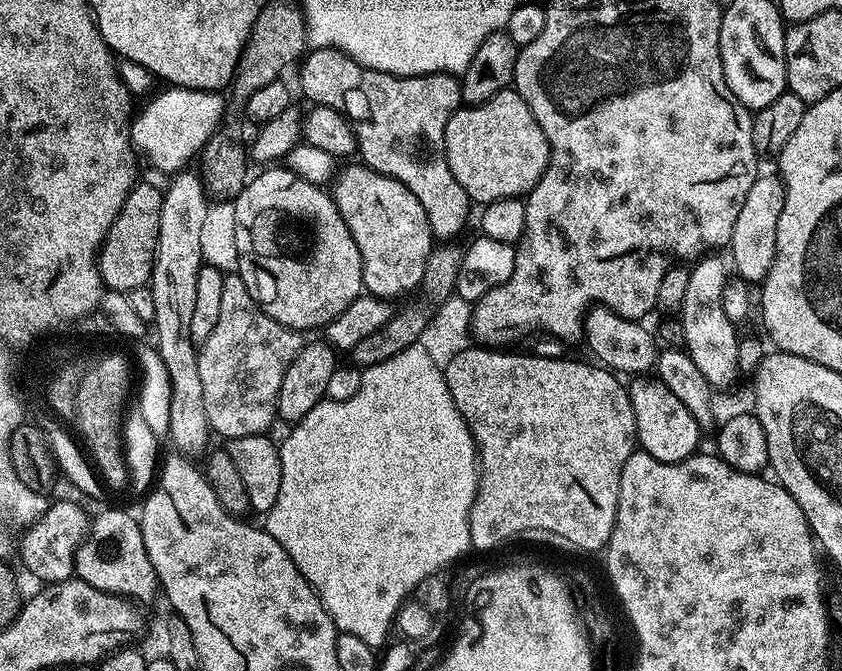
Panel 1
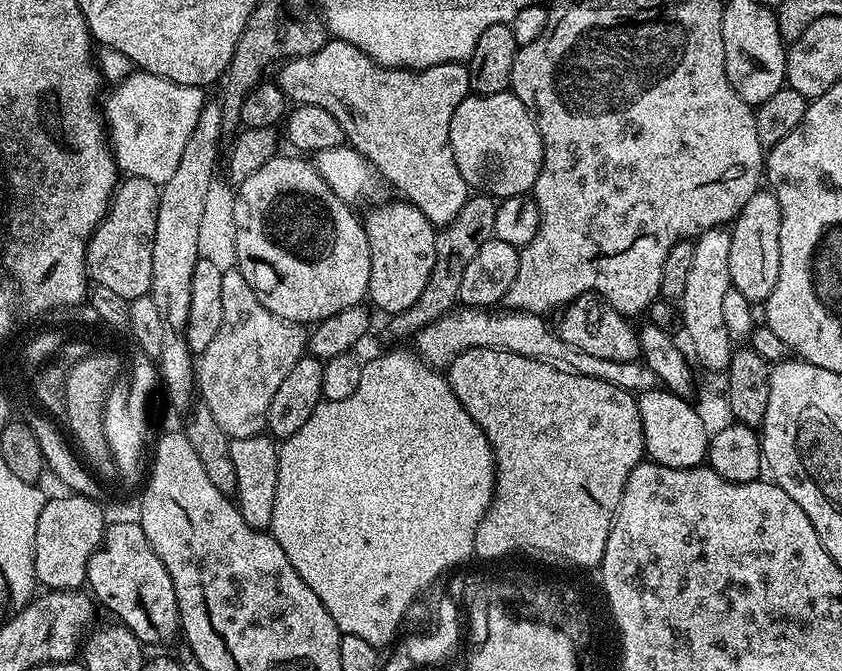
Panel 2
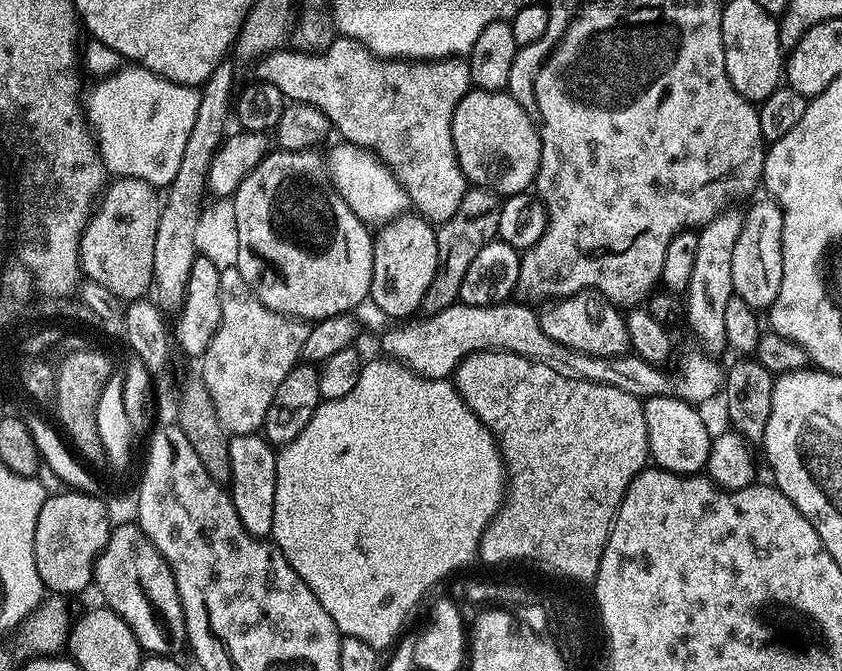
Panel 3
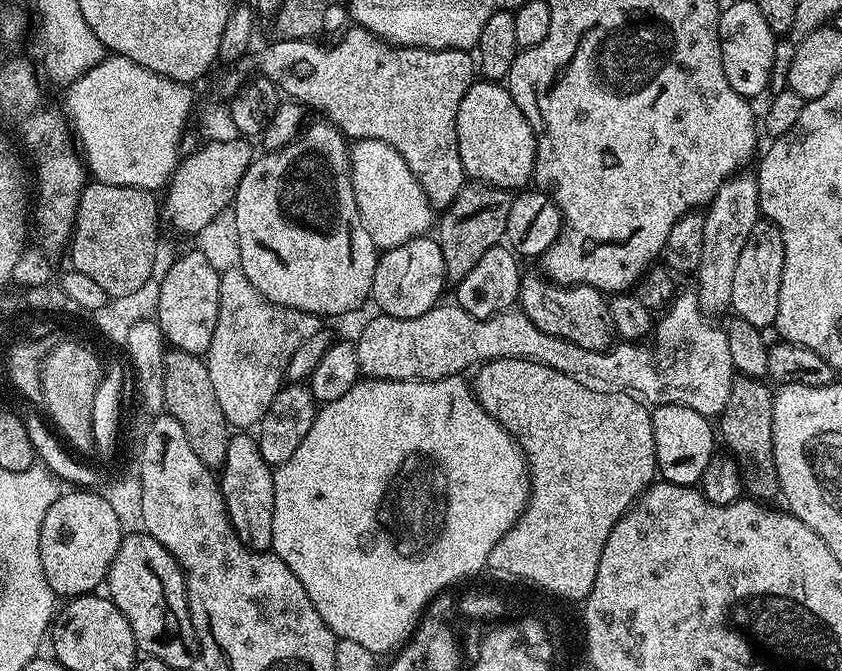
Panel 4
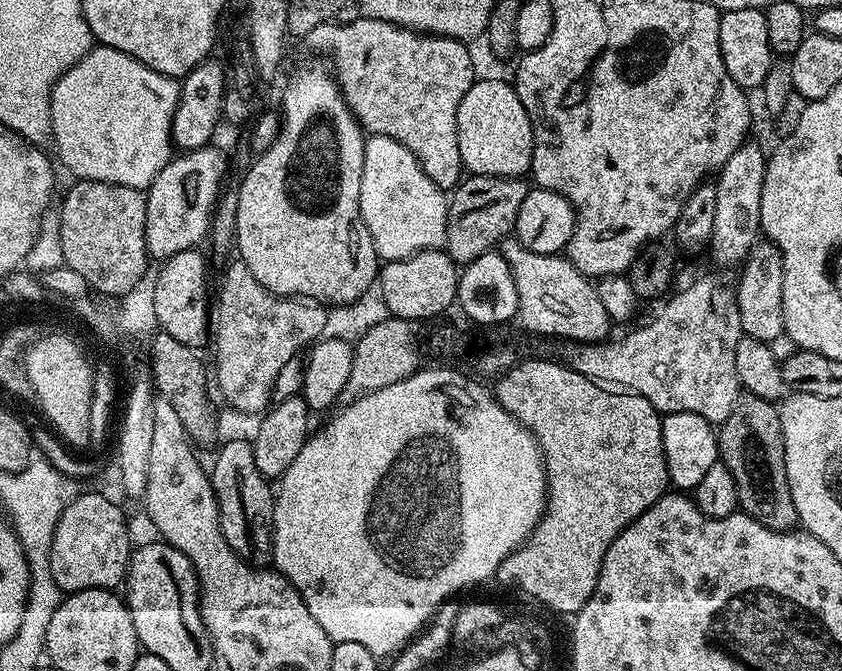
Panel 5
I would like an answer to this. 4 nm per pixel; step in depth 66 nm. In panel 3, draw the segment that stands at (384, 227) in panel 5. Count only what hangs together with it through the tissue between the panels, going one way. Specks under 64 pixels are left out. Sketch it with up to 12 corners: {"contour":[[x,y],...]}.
{"contour":[[336,142],[336,192],[363,224],[409,211],[408,192],[372,149]]}

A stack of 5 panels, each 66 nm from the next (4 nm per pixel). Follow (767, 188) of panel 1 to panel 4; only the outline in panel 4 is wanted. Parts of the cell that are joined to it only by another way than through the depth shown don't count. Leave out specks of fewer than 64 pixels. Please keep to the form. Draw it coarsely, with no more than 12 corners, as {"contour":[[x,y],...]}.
{"contour":[[761,222],[734,266],[731,311],[771,329],[778,314],[784,247]]}

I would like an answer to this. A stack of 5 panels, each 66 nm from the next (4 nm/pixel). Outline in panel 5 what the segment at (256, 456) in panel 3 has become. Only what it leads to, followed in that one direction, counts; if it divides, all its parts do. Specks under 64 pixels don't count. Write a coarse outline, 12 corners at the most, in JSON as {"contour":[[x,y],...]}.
{"contour":[[247,439],[222,444],[210,479],[222,534],[272,558],[273,485]]}

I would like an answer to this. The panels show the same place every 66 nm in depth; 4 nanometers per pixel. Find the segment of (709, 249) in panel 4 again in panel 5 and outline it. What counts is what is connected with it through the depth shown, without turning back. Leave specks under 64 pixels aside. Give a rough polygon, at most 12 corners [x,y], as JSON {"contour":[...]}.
{"contour":[[747,140],[715,185],[712,260],[743,265],[760,232],[766,152]]}

